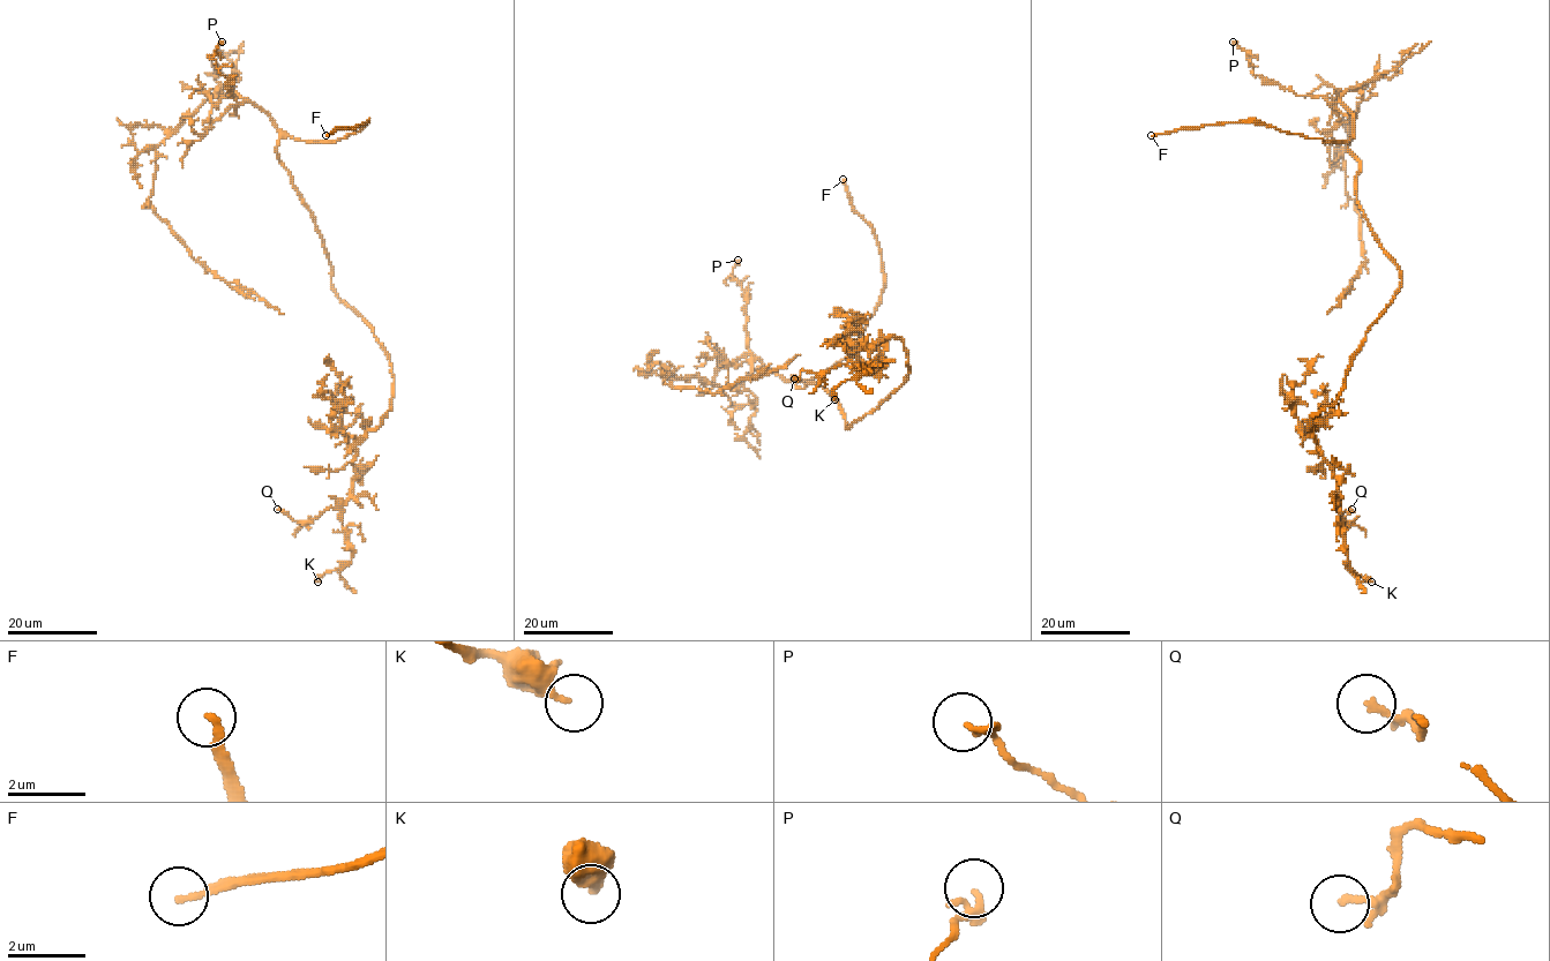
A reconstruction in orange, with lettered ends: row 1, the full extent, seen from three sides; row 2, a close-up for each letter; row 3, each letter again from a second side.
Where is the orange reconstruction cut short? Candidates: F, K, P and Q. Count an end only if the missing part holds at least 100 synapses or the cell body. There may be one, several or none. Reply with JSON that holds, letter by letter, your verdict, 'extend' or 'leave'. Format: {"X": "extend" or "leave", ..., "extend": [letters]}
{"F": "extend", "K": "leave", "P": "leave", "Q": "leave", "extend": ["F"]}

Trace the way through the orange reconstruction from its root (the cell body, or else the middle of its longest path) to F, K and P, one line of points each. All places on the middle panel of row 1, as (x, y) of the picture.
F: (822, 387), (800, 388), (793, 375), (818, 377), (855, 350), (884, 285), (874, 230), (853, 209), (843, 179)
K: (822, 387), (848, 428), (907, 377), (903, 342), (878, 340), (856, 366), (869, 374), (835, 399)
P: (822, 387), (800, 388), (793, 375), (795, 381), (786, 381), (748, 348), (746, 291), (731, 276), (738, 260)

